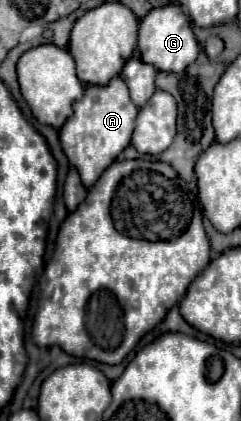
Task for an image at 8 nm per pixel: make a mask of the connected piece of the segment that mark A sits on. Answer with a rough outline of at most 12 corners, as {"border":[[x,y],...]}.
{"border":[[120,76],[86,86],[60,128],[90,188],[130,144],[138,106]]}

